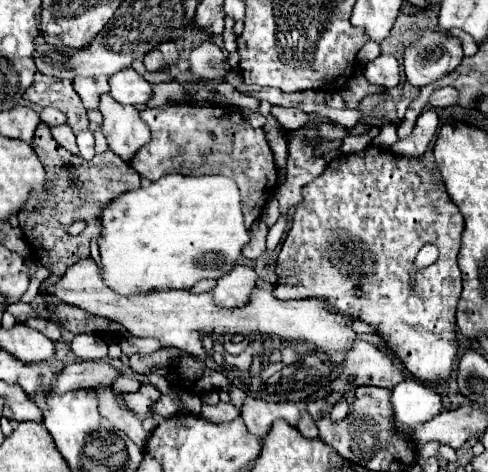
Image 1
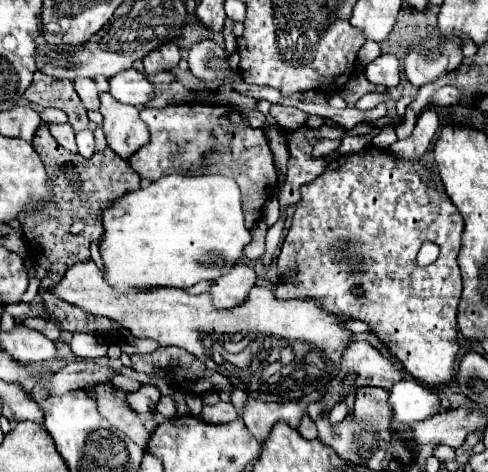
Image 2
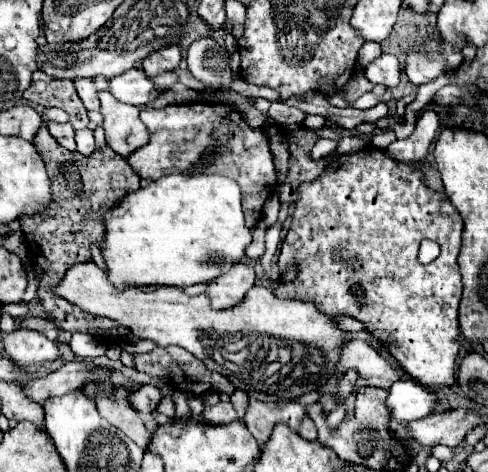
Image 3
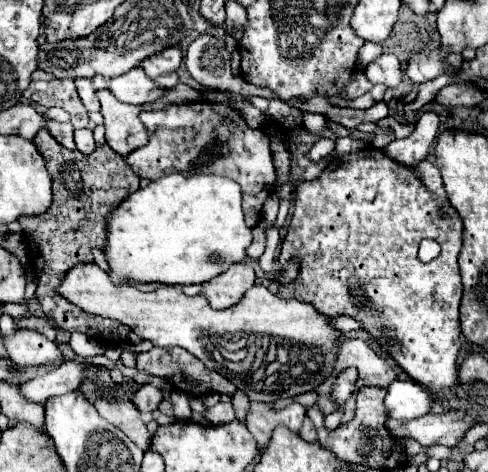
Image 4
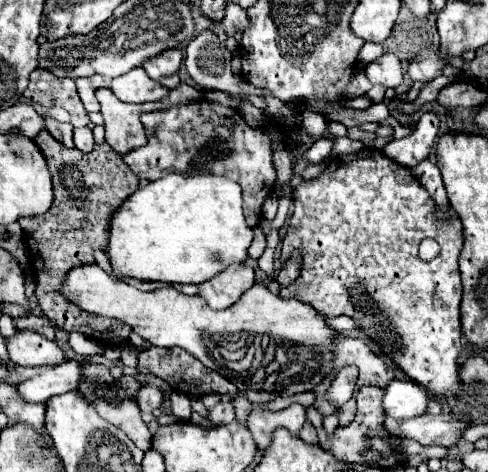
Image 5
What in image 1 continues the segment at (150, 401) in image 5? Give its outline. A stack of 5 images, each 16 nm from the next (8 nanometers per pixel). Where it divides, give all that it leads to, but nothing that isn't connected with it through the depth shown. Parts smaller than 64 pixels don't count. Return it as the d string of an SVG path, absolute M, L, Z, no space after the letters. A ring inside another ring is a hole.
M140 384L140 390L134 394L126 394L124 402L128 404L128 408L136 414L144 414L150 412L152 404L160 398L160 392L156 388L152 388L152 384Z

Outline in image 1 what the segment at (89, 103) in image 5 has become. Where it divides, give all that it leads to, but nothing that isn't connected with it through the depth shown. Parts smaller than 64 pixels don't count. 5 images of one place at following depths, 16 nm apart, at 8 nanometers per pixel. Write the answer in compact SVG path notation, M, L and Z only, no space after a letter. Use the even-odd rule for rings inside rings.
M106 76L98 78L74 78L74 90L78 92L84 108L98 108L98 100L110 90Z

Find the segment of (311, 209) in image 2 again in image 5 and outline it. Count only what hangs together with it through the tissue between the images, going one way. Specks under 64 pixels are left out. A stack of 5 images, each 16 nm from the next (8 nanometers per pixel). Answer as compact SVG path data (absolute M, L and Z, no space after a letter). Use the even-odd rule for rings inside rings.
M362 148L354 154L334 156L318 178L296 186L294 214L282 240L280 262L284 264L292 252L298 252L302 258L302 268L294 284L280 288L278 296L308 302L324 316L344 314L354 318L360 328L380 344L382 352L414 382L424 386L434 396L456 396L462 388L456 362L462 350L462 284L458 272L460 250L462 222L458 214L450 210L448 220L440 220L436 216L436 202L410 168L396 164L384 156L382 150ZM424 238L434 238L442 248L430 262L422 262L418 258L418 246Z

